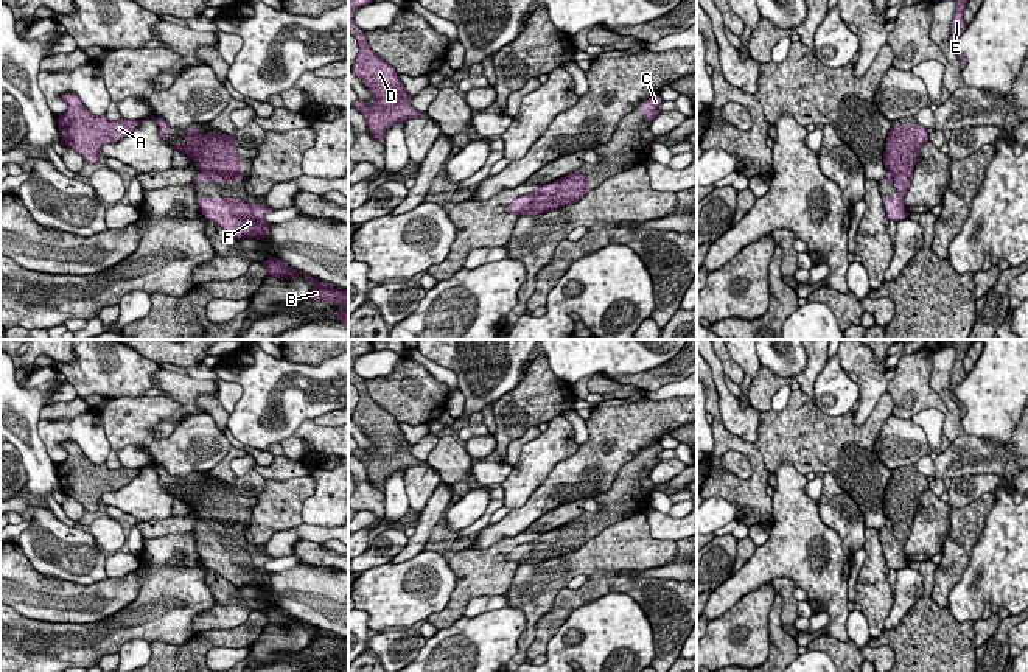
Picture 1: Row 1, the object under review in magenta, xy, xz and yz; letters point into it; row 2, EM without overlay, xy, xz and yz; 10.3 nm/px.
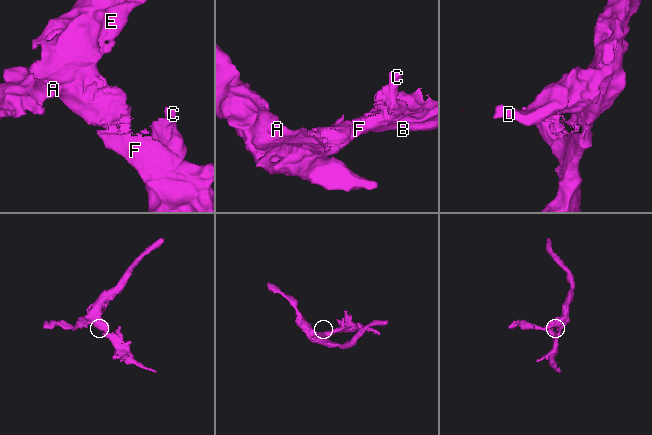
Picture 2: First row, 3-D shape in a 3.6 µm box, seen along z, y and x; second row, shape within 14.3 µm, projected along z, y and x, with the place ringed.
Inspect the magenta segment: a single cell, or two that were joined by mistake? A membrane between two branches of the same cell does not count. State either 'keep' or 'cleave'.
keep

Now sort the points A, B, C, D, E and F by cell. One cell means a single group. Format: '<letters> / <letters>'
A B C D E F

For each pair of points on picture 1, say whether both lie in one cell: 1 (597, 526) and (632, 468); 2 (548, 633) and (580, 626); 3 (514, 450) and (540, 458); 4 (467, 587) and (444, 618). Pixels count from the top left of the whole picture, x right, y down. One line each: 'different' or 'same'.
1: same
2: different
3: different
4: same

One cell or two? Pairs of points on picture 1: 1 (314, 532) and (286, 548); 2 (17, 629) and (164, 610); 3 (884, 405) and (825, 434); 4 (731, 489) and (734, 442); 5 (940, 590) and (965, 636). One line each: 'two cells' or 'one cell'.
1: one cell
2: one cell
3: one cell
4: one cell
5: two cells

